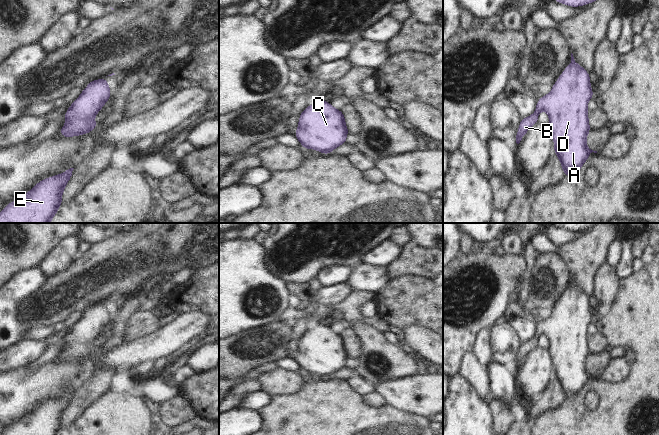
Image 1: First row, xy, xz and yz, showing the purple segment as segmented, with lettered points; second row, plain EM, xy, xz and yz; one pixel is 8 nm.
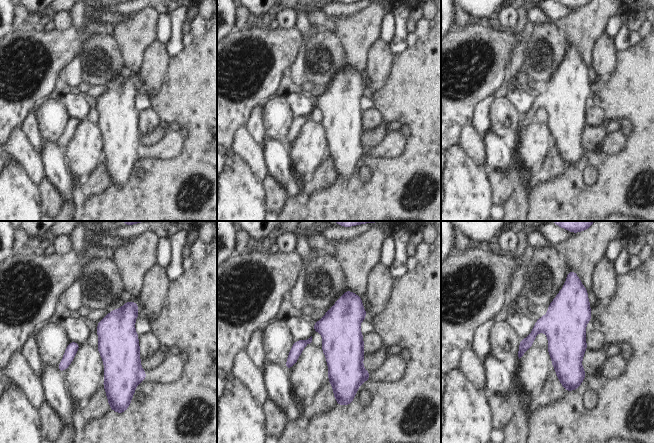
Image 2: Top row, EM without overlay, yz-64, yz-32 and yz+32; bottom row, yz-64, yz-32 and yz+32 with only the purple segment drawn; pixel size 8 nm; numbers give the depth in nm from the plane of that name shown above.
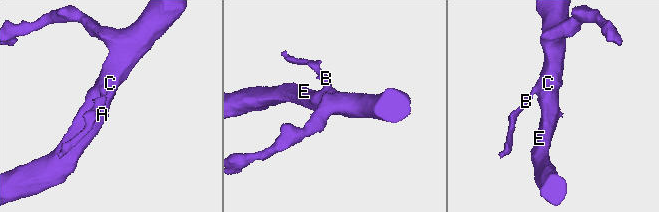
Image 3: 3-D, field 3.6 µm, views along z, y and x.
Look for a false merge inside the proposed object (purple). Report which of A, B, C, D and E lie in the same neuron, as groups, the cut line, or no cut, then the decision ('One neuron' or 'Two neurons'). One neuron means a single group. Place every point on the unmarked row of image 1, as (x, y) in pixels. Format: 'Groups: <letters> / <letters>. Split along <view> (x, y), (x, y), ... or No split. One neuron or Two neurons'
Groups: A B C D E. No split. One neuron

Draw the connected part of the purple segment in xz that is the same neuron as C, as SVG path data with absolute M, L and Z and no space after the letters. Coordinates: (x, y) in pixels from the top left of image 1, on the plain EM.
M318 323L299 339L294 358L306 374L315 373L322 378L331 378L336 371L346 367L349 355L342 335Z

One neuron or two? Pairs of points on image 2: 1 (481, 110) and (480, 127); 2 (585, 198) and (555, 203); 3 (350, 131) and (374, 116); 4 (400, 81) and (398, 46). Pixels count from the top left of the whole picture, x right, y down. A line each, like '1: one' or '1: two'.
1: one
2: one
3: two
4: two

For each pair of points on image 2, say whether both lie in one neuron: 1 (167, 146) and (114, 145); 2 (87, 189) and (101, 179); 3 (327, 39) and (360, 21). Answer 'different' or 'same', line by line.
1: same
2: same
3: different

